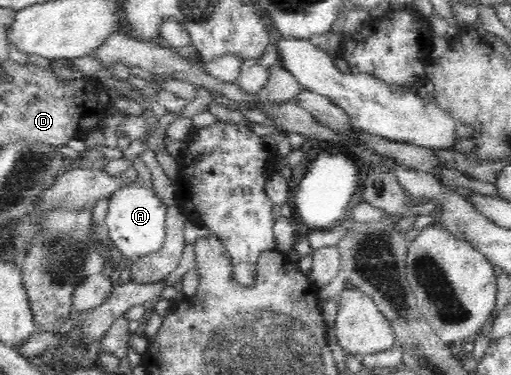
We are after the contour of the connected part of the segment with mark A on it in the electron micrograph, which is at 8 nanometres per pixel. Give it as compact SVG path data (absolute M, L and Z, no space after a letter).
M140 182L131 183L115 191L109 202L105 225L109 239L120 249L125 260L138 261L143 255L157 252L163 246L169 207L158 199L155 191L142 187Z

